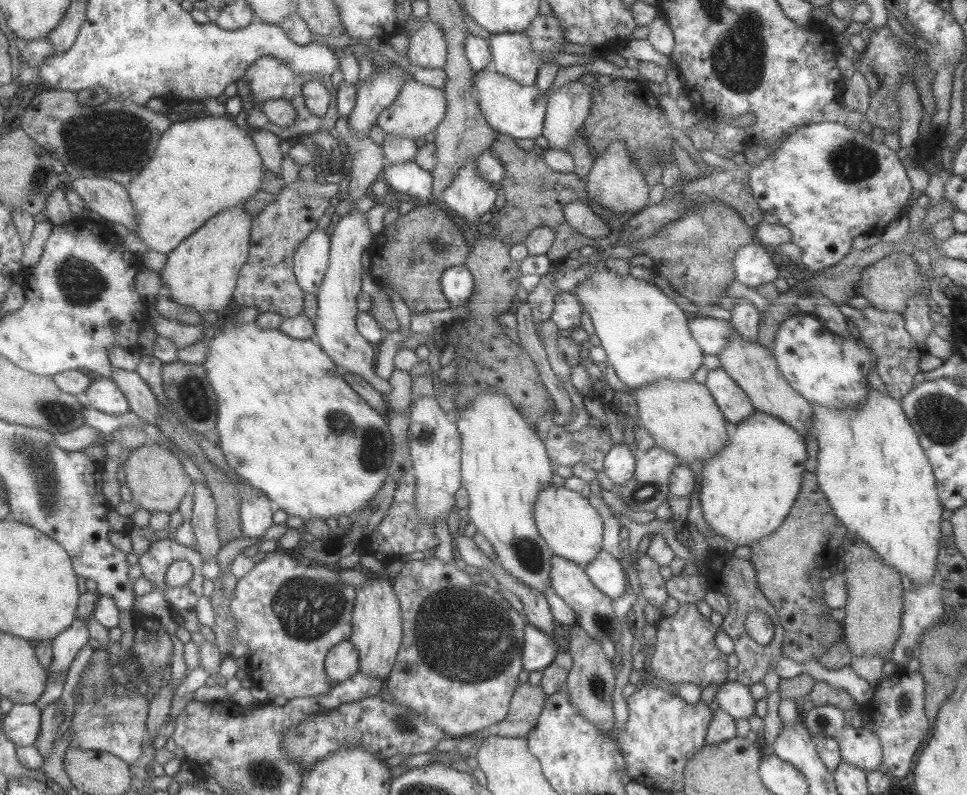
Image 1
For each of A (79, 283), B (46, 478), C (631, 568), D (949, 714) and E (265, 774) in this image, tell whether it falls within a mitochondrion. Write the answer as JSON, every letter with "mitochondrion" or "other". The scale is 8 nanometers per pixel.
{"A":"mitochondrion","B":"mitochondrion","C":"other","D":"other","E":"mitochondrion"}

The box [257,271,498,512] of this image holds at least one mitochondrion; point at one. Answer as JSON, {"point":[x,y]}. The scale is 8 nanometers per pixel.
{"point":[374,451]}

